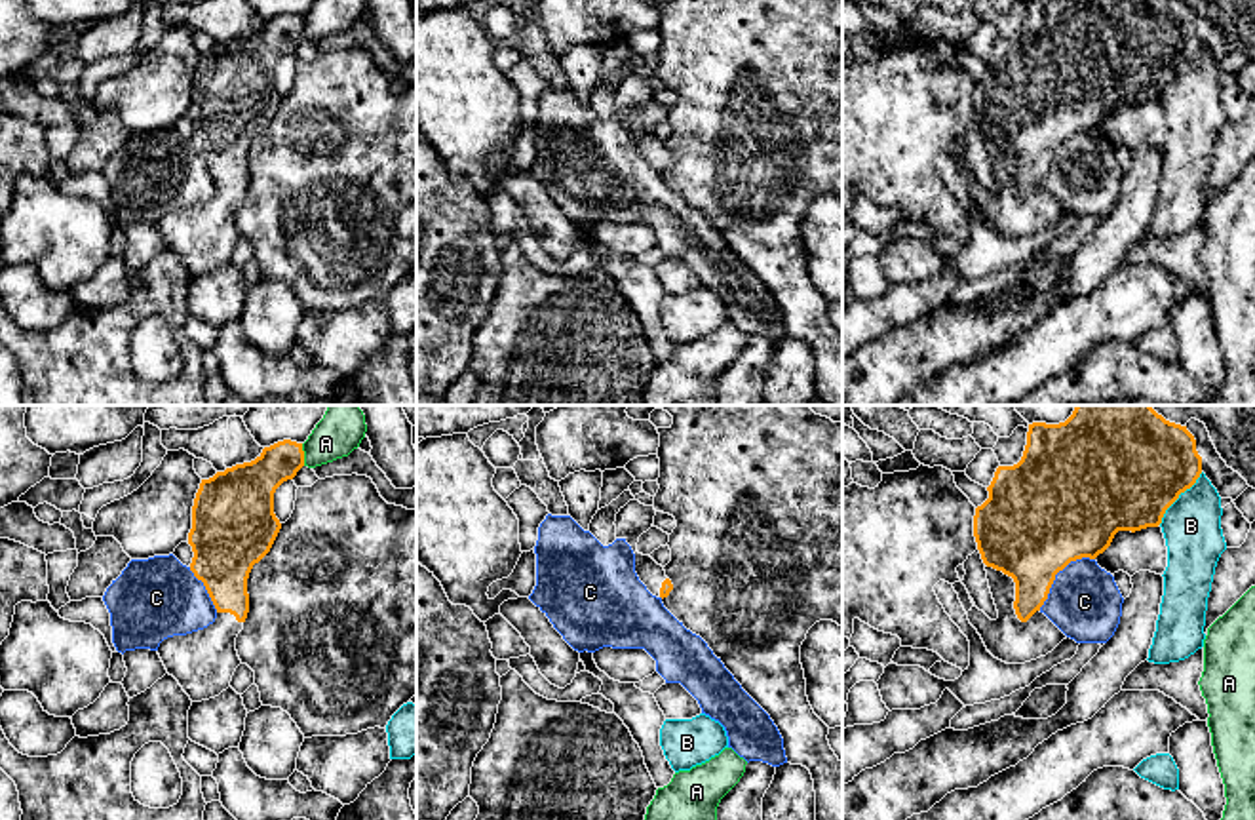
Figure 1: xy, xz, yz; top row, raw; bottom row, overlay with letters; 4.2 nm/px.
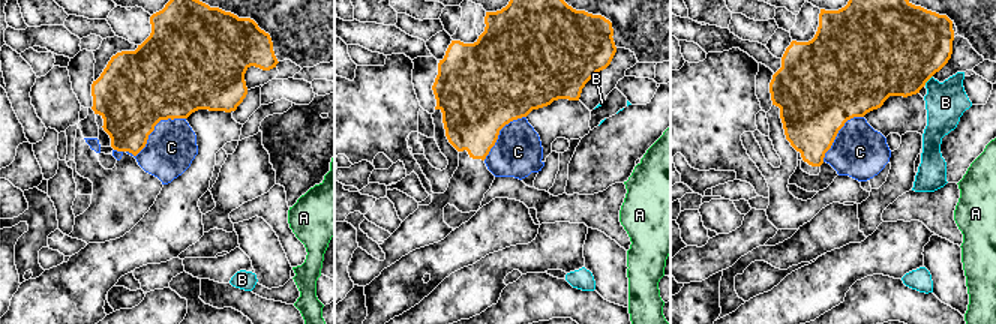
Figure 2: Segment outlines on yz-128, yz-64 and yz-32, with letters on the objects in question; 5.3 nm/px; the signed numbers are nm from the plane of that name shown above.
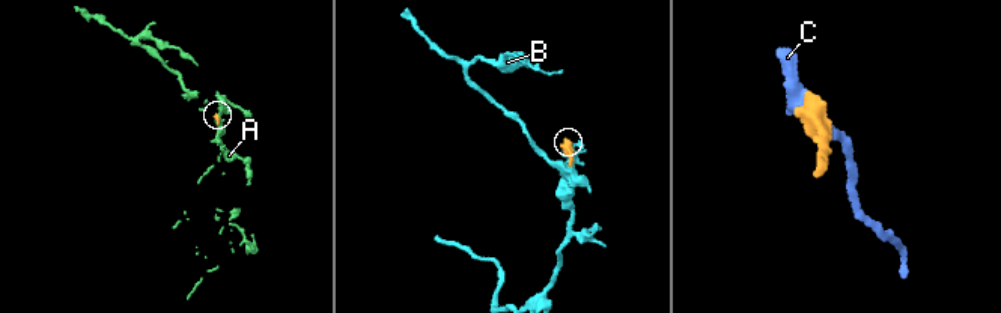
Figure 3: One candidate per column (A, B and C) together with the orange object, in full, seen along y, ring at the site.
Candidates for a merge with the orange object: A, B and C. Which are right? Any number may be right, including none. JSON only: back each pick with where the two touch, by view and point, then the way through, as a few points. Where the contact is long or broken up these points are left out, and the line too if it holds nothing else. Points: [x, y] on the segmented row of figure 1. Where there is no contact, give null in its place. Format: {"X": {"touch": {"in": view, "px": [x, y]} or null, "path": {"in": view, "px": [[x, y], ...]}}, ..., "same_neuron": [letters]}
{"same_neuron": []}

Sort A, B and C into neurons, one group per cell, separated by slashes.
A / B / C

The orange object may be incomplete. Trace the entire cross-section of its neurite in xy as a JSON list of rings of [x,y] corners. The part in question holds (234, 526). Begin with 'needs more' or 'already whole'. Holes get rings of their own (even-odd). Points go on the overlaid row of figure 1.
needs more | [[[283,439],[264,447],[255,460],[217,472],[200,483],[188,533],[188,544],[194,552],[190,571],[203,582],[217,609],[217,618],[203,630],[167,637],[158,647],[167,674],[179,681],[192,702],[209,700],[226,691],[241,664],[236,637],[249,613],[247,578],[253,565],[270,552],[281,529],[274,514],[274,493],[283,481],[293,479],[302,466],[302,443]]]

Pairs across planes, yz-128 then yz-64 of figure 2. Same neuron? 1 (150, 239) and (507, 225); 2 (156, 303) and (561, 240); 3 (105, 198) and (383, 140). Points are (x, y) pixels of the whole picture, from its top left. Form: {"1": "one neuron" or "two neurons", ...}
{"1": "one neuron", "2": "two neurons", "3": "two neurons"}

